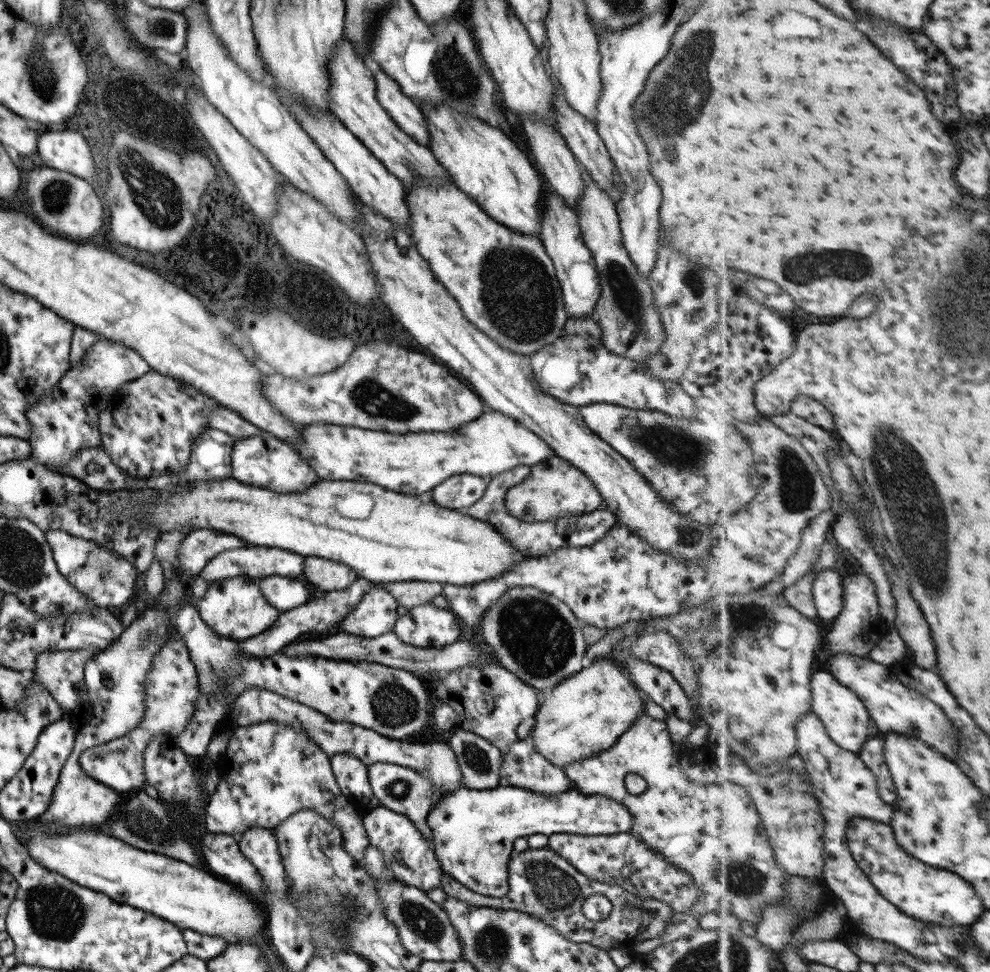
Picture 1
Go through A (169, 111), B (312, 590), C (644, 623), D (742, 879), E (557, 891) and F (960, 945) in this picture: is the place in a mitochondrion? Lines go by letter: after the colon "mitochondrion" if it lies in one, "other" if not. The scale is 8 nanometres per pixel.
A: other
B: other
C: other
D: mitochondrion
E: mitochondrion
F: mitochondrion

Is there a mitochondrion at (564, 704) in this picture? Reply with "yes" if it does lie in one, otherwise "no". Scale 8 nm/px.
no

